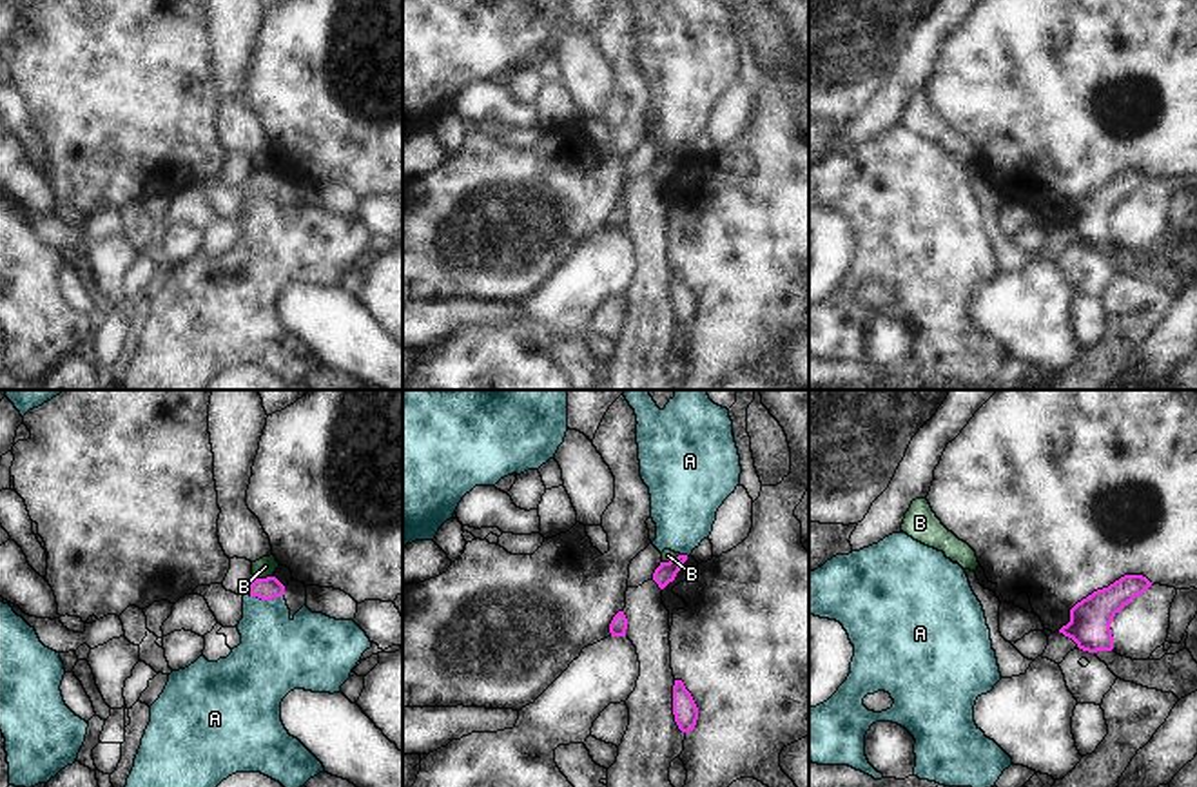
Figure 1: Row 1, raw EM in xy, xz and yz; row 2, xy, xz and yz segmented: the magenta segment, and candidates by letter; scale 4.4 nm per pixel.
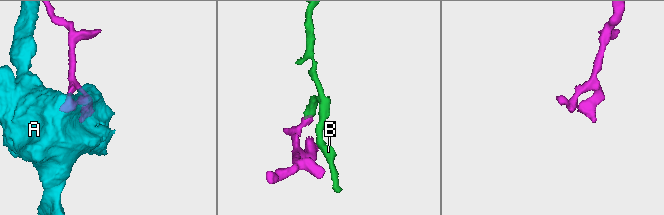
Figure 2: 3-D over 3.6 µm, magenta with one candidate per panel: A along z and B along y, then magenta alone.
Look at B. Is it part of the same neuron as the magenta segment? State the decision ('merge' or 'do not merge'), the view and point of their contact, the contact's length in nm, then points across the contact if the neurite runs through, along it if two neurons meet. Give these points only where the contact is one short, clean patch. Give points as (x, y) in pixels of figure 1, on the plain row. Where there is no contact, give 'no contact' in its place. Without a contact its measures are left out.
do not merge | xy (263, 173) | 90 nm | along xy (272, 169), (254, 173)

